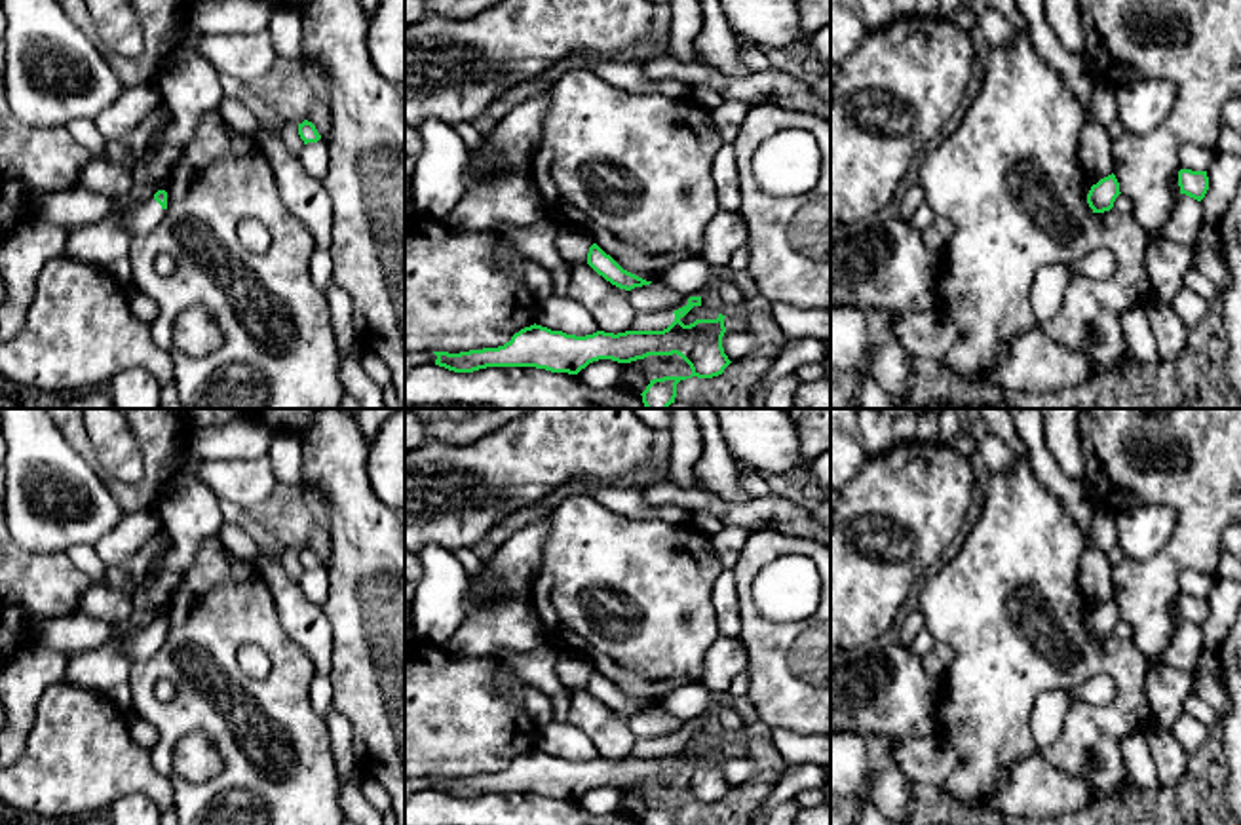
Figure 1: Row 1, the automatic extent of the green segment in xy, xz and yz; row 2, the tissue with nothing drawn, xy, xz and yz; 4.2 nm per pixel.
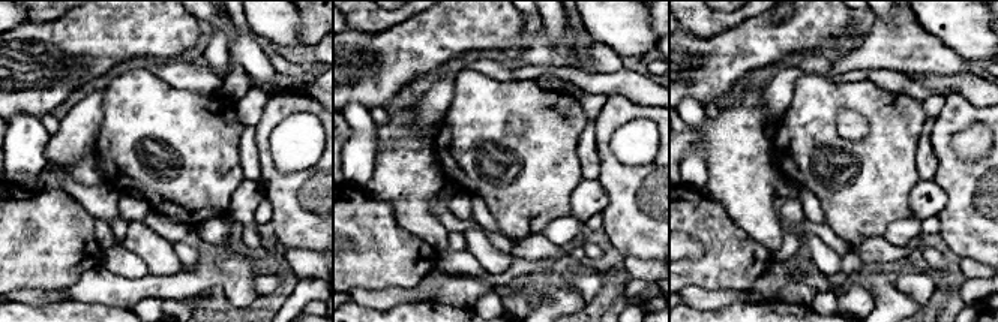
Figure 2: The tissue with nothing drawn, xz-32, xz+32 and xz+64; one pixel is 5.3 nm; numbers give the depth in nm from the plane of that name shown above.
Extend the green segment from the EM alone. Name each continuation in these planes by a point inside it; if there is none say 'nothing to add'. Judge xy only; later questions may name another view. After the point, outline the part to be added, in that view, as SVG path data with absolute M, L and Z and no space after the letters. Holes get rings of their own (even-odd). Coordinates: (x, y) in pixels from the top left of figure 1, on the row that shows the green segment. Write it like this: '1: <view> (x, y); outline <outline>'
1: xy (139, 219); outline M152 196L141 203L120 203L108 217L124 224L133 238L139 238L160 224L165 217L165 209Z

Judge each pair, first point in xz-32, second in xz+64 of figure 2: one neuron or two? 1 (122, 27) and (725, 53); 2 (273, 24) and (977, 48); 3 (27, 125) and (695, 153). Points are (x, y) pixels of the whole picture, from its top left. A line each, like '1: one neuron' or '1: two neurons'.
1: one neuron
2: one neuron
3: one neuron

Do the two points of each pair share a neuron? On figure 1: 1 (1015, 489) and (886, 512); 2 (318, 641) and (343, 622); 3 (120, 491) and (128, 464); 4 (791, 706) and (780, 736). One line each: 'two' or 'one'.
1: two
2: two
3: two
4: two

